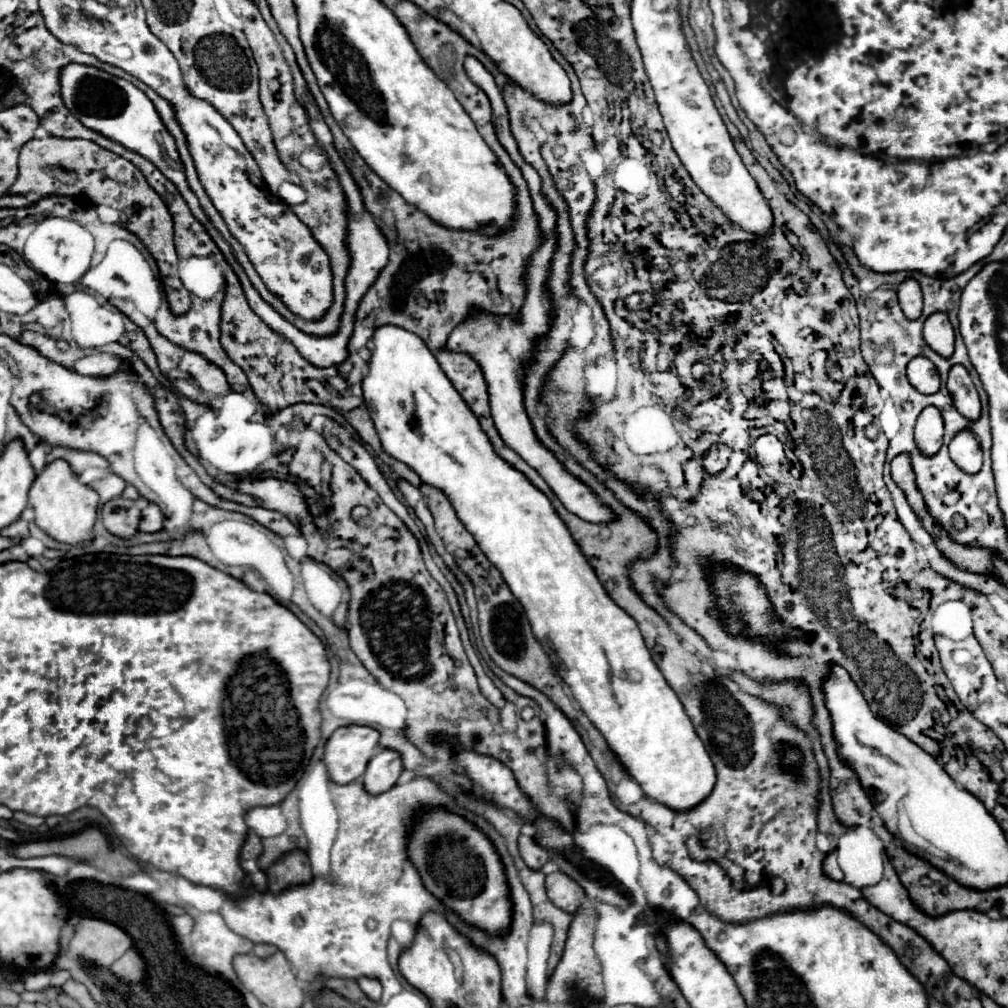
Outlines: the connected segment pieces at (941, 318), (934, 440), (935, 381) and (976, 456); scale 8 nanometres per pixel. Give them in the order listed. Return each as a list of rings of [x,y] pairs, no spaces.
[[[931,314],[923,324],[923,338],[927,338],[929,348],[933,348],[939,356],[951,358],[955,332],[947,314]]]
[[[927,406],[915,424],[915,442],[925,456],[935,456],[943,444],[943,418],[937,408]]]
[[[923,356],[913,358],[907,364],[907,378],[915,390],[921,394],[935,394],[939,390],[939,372],[935,370],[935,364]]]
[[[963,430],[959,432],[951,444],[949,444],[949,452],[951,452],[951,460],[967,474],[977,474],[981,470],[981,460],[983,460],[983,452],[979,448],[977,438],[969,432]]]

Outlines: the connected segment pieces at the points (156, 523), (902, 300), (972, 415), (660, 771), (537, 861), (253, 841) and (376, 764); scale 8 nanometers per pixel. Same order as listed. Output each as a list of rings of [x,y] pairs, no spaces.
[[[145,504],[145,508],[141,510],[141,522],[139,522],[139,530],[141,532],[157,532],[163,528],[163,514],[159,510],[157,504]]]
[[[905,280],[899,290],[899,304],[907,320],[917,320],[923,310],[923,298],[921,298],[921,288],[915,280]]]
[[[953,366],[947,380],[947,390],[955,402],[955,408],[961,416],[967,420],[979,420],[981,416],[981,402],[979,394],[975,390],[975,384],[969,376],[969,372],[963,366]]]
[[[397,326],[377,328],[373,342],[375,350],[371,352],[369,374],[363,378],[363,396],[387,454],[407,464],[425,484],[439,488],[449,498],[461,524],[475,538],[489,562],[501,572],[509,590],[525,608],[535,638],[549,654],[559,676],[569,684],[573,698],[603,734],[611,752],[619,758],[629,776],[643,788],[645,796],[673,812],[697,808],[715,788],[715,766],[701,738],[695,734],[683,704],[655,666],[637,622],[607,594],[579,544],[555,512],[551,500],[529,482],[523,472],[495,452],[479,418],[455,390],[425,342]]]
[[[525,828],[519,836],[519,852],[525,860],[525,864],[531,868],[531,870],[539,870],[547,858],[549,858],[549,850],[543,848],[537,840],[535,840],[535,832],[533,828]]]
[[[249,830],[249,834],[247,834],[247,840],[245,840],[245,844],[243,844],[243,852],[241,852],[241,860],[257,860],[259,858],[259,854],[263,852],[263,846],[261,846],[261,838],[253,832],[253,830]]]
[[[379,748],[377,754],[367,764],[367,770],[363,774],[363,786],[367,786],[371,794],[381,794],[383,790],[389,790],[397,782],[401,772],[403,772],[401,754],[391,748]]]

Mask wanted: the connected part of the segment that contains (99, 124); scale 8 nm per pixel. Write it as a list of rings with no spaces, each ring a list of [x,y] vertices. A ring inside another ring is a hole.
[[[75,64],[75,66],[65,66],[63,74],[61,74],[61,96],[69,108],[69,112],[79,118],[87,128],[123,144],[125,148],[145,156],[147,160],[151,160],[181,192],[181,196],[185,198],[185,202],[189,204],[193,216],[205,226],[205,230],[217,230],[213,226],[213,222],[207,218],[207,214],[203,212],[203,208],[199,206],[197,196],[193,194],[193,190],[187,184],[185,172],[181,160],[179,160],[179,152],[175,146],[173,136],[169,134],[167,126],[163,124],[161,116],[157,114],[153,102],[147,98],[145,92],[141,92],[137,86],[133,86],[131,82],[111,76],[99,68],[93,66],[83,66],[83,64]]]

